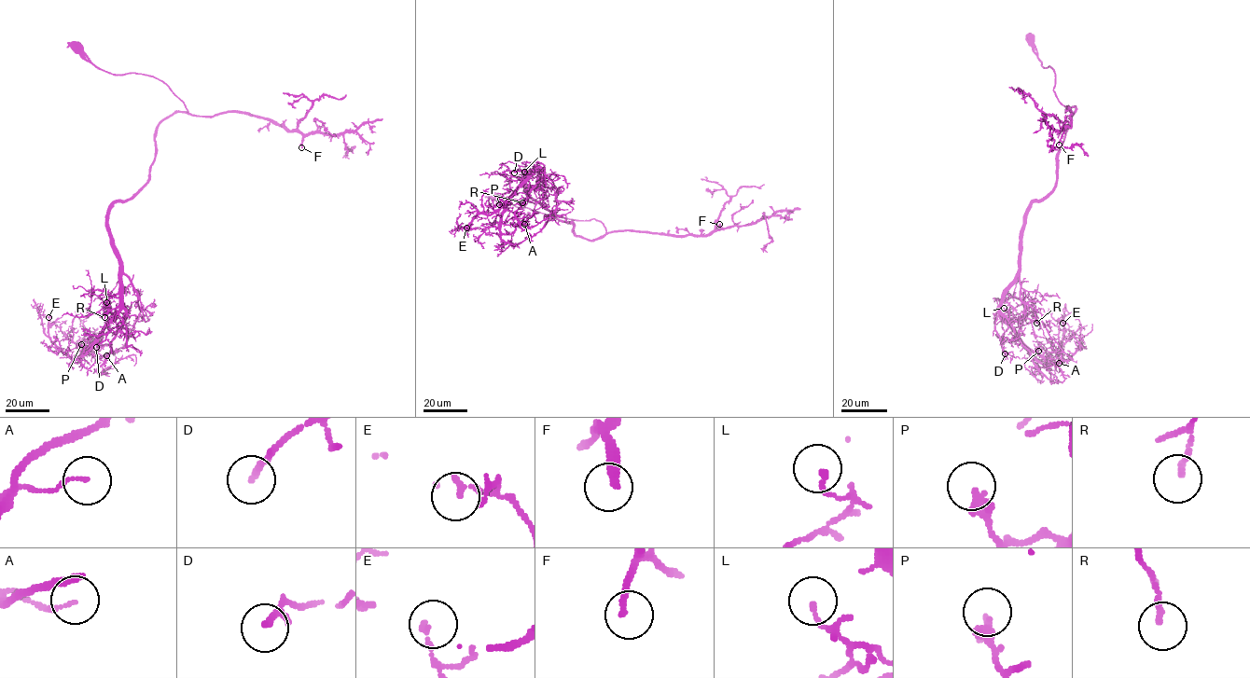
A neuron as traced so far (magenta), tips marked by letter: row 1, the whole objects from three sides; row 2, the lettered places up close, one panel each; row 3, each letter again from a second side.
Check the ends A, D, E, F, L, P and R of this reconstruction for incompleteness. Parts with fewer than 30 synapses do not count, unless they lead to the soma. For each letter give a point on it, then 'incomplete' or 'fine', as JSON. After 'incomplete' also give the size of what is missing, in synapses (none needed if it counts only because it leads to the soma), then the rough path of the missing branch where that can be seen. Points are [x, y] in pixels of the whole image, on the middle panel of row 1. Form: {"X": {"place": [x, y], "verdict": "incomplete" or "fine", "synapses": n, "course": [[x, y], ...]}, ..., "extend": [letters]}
{"A": {"place": [524, 224], "verdict": "fine"}, "D": {"place": [514, 172], "verdict": "fine"}, "E": {"place": [466, 228], "verdict": "fine"}, "F": {"place": [719, 224], "verdict": "incomplete", "synapses": 60, "course": [[719, 224], [736, 216], [754, 220], [758, 217]]}, "L": {"place": [524, 172], "verdict": "fine"}, "P": {"place": [499, 204], "verdict": "fine"}, "R": {"place": [522, 202], "verdict": "fine"}, "extend": ["F"]}

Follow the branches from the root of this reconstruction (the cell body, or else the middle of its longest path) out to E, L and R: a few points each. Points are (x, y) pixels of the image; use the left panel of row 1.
E: (78, 47), (188, 112), (159, 125), (149, 179), (110, 210), (118, 314), (74, 359), (48, 317)
L: (78, 47), (106, 71), (161, 80), (188, 111), (159, 125), (149, 179), (110, 210), (119, 289), (106, 302)
R: (78, 47), (188, 111), (159, 125), (149, 179), (110, 210), (125, 317), (104, 317)

